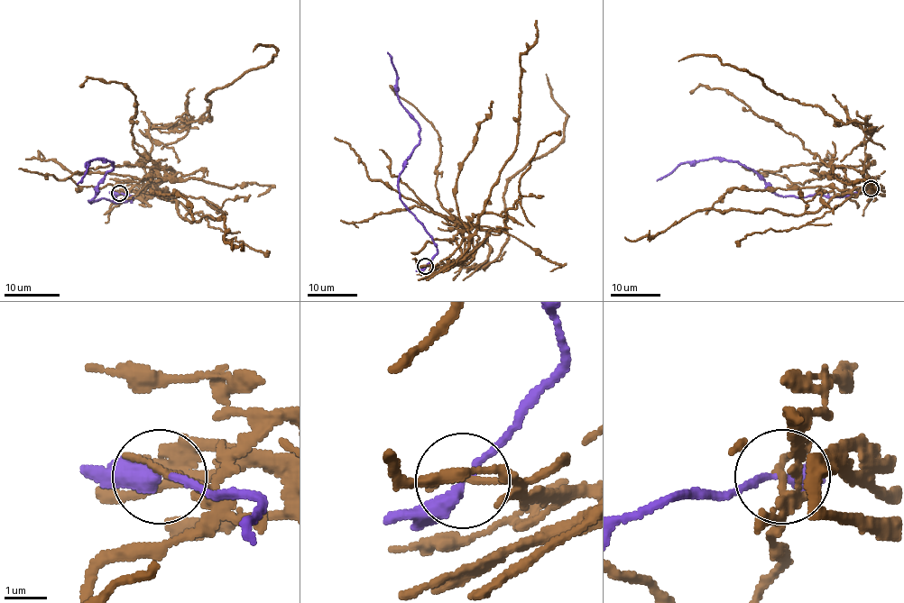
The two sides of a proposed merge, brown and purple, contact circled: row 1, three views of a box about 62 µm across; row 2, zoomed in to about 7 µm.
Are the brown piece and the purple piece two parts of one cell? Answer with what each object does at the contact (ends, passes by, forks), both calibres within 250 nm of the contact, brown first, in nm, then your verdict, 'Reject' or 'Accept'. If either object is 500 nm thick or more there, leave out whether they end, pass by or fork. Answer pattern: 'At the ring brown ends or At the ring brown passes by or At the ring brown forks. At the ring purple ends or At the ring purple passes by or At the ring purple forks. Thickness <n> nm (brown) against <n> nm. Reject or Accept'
At the ring brown ends. At the ring purple passes by. Thickness 200 nm (brown) against 300 nm. Reject

